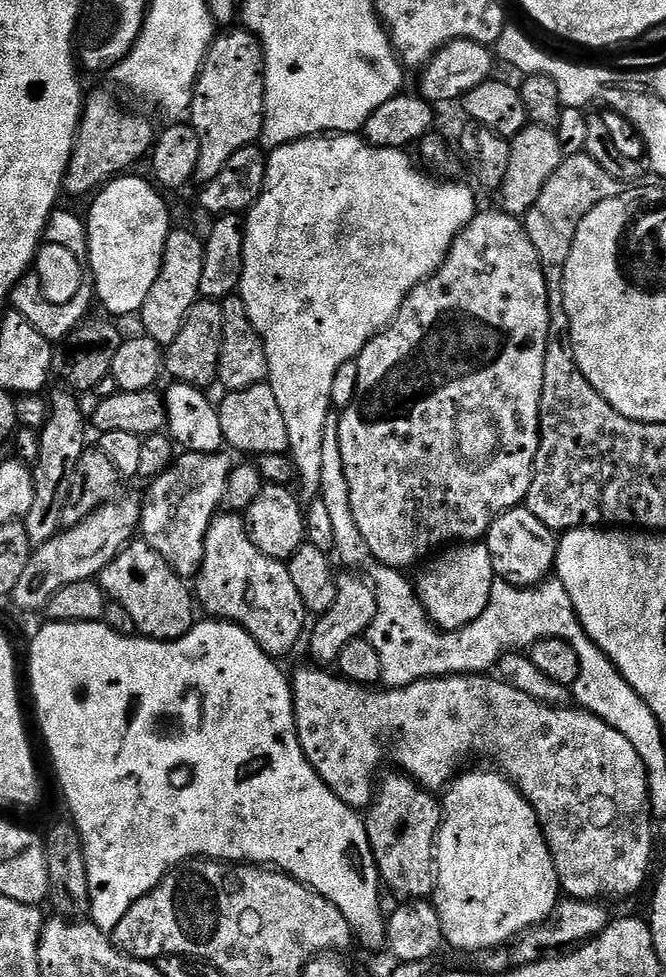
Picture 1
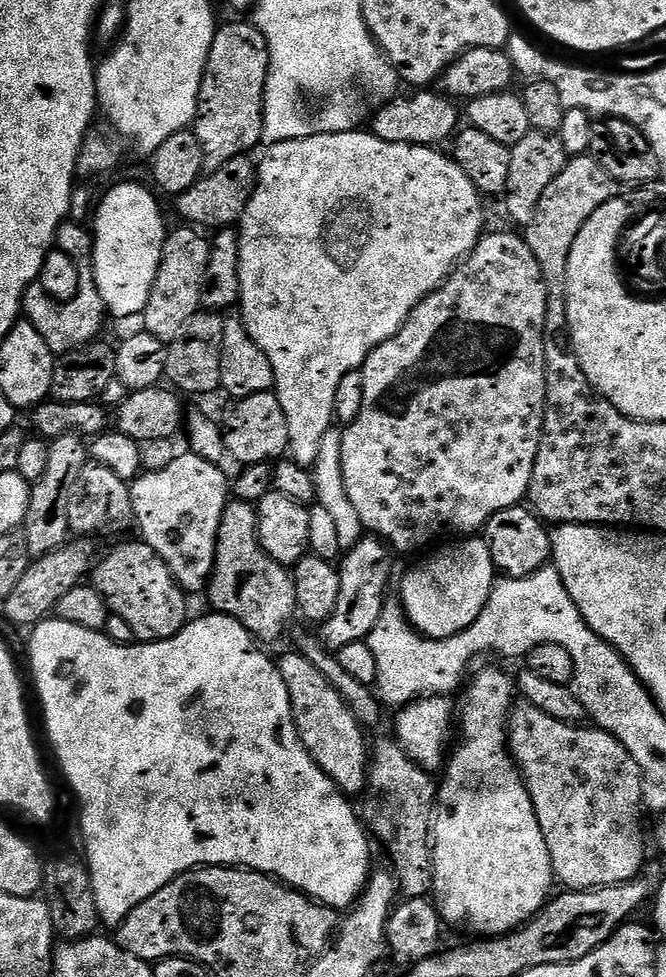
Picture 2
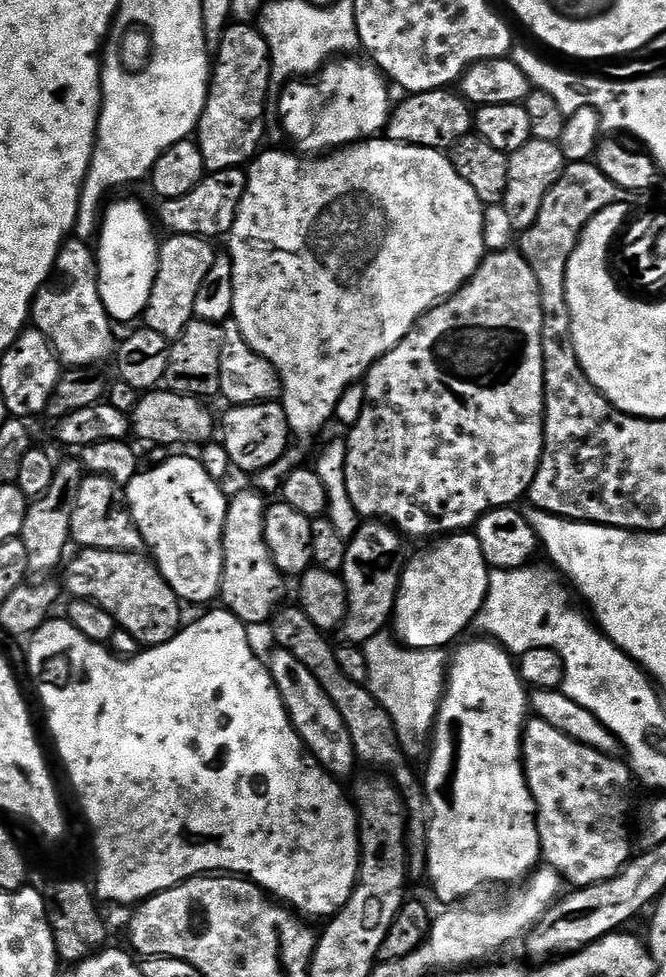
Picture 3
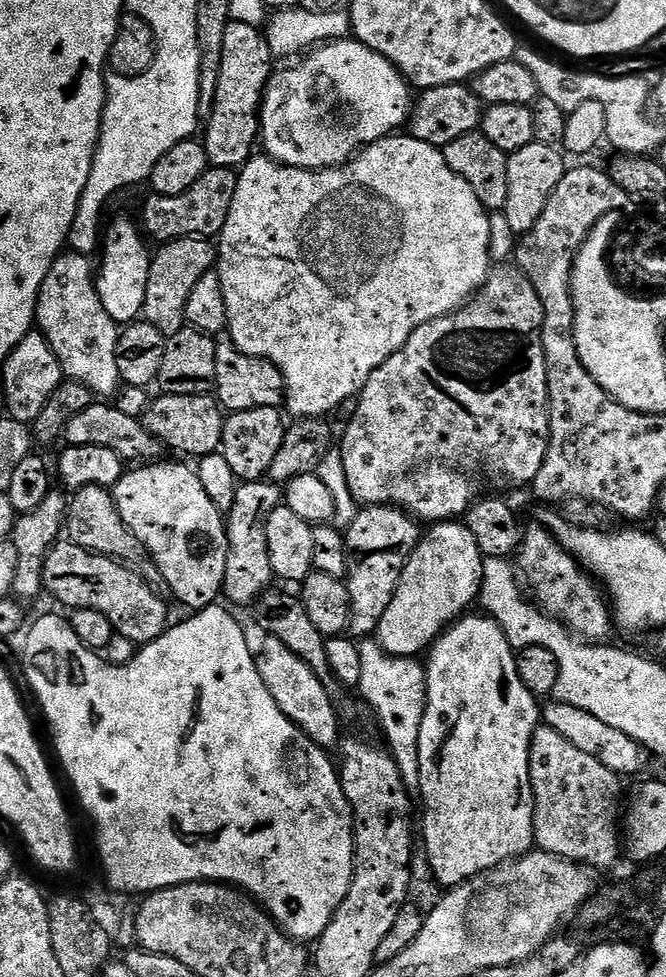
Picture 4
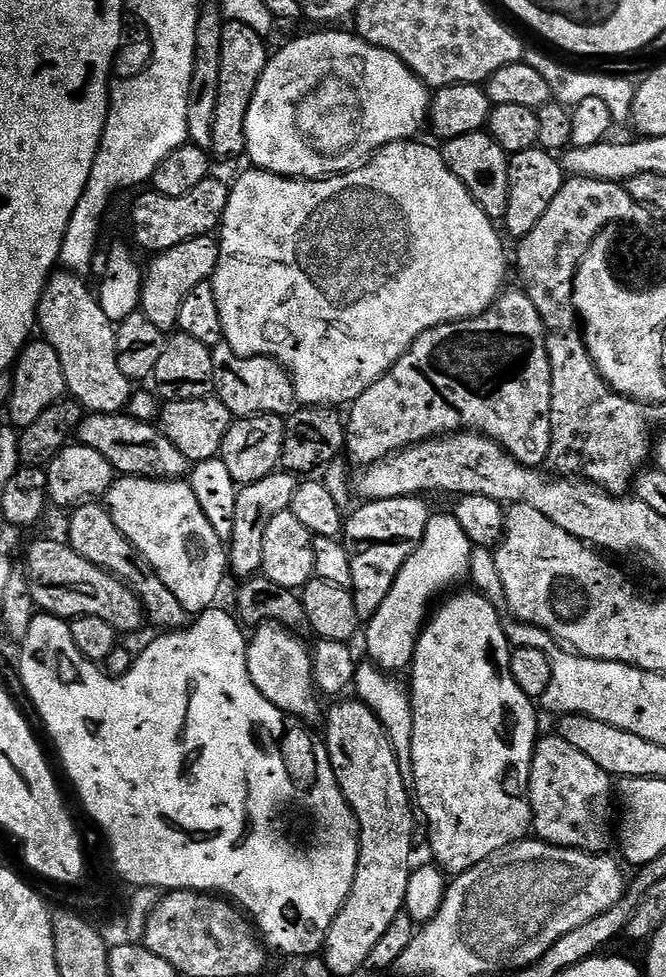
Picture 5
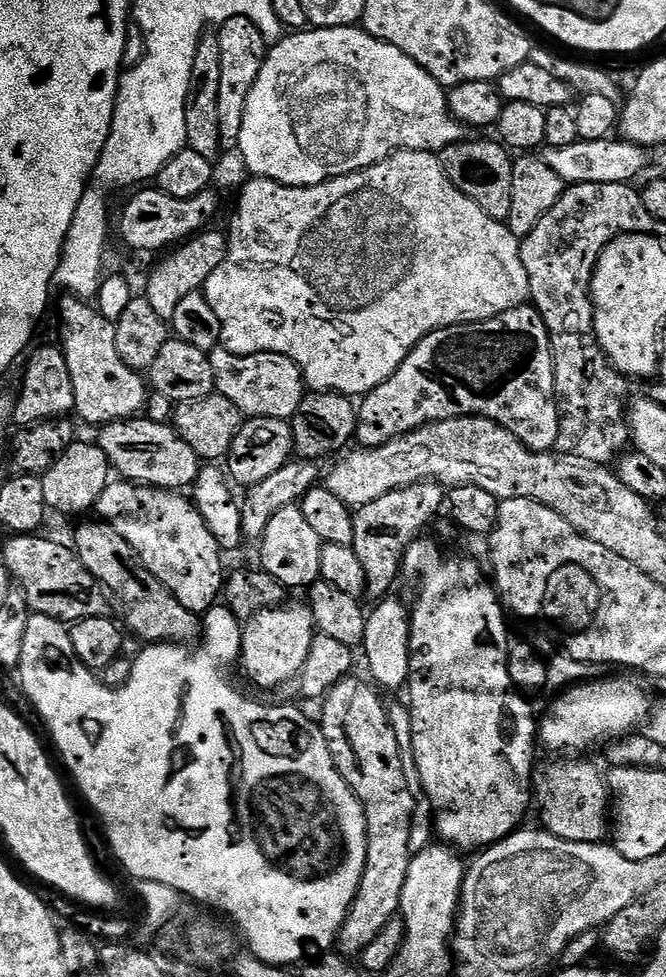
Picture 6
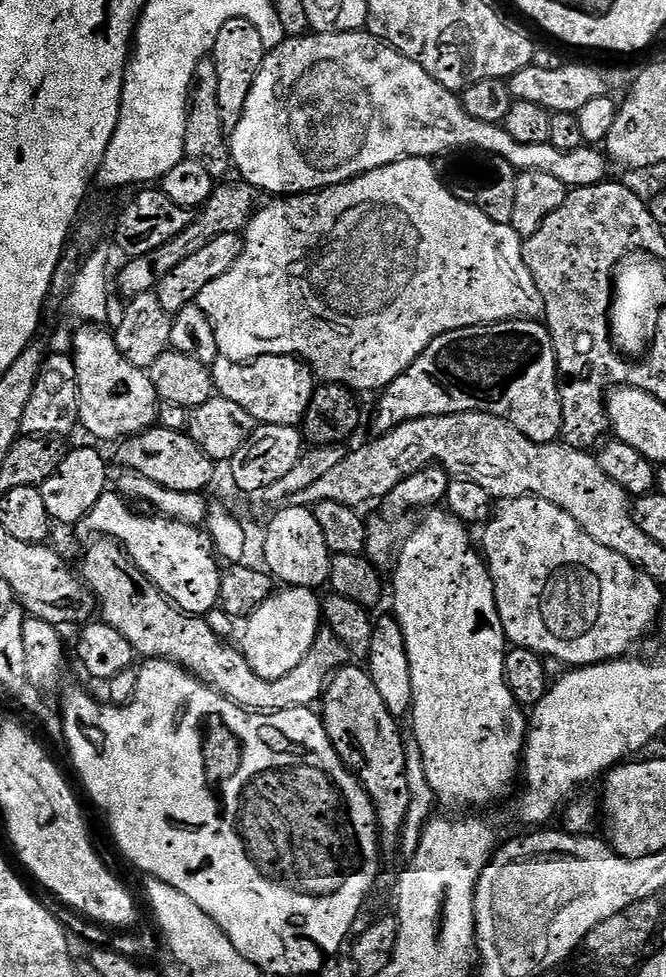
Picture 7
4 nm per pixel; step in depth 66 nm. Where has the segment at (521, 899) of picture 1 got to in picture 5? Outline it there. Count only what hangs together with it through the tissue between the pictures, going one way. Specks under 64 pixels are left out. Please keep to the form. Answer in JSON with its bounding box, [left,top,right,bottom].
[410,591,538,878]

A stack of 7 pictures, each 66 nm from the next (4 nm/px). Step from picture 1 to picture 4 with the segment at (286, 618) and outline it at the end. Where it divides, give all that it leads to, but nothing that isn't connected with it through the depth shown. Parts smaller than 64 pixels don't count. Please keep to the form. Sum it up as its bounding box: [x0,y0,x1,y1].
[223,479,282,605]

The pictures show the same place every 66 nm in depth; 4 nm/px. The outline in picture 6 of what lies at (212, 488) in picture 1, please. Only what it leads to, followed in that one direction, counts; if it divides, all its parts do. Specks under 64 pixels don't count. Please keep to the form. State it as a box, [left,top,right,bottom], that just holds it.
[94,482,226,614]

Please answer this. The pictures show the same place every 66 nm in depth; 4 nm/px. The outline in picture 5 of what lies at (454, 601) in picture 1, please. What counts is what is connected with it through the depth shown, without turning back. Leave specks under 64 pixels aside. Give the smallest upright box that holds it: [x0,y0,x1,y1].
[362,511,473,674]

